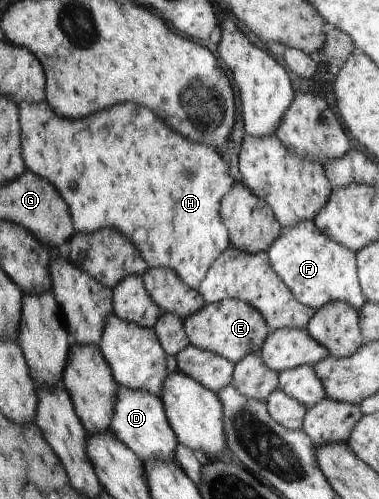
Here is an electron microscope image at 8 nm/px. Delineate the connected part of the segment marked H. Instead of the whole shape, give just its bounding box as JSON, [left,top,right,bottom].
[19,102,233,289]

